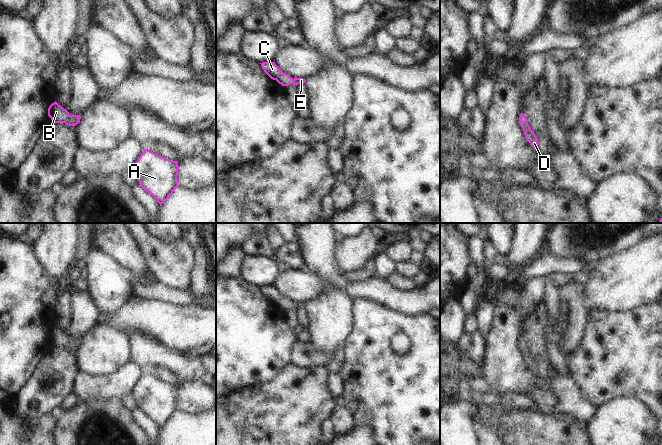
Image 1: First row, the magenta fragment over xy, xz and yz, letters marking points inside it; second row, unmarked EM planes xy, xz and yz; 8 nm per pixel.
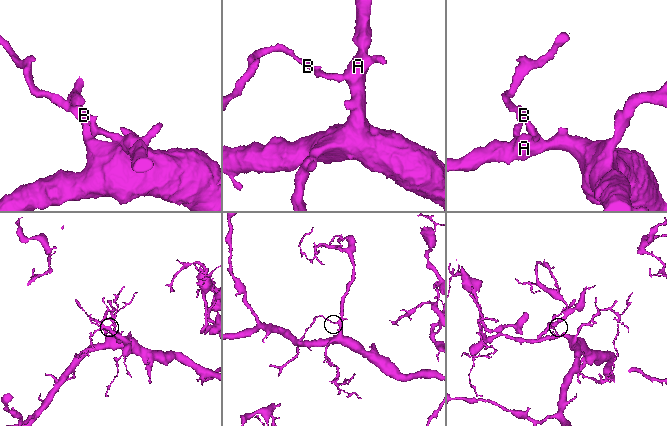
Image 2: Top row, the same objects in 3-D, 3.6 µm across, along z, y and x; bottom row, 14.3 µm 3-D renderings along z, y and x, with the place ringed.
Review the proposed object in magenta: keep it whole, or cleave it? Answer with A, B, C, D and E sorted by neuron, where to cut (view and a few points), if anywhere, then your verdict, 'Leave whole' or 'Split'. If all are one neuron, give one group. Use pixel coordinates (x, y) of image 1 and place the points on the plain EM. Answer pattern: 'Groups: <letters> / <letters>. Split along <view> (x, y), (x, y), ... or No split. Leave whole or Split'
Groups: A B C D E. No split. Leave whole.

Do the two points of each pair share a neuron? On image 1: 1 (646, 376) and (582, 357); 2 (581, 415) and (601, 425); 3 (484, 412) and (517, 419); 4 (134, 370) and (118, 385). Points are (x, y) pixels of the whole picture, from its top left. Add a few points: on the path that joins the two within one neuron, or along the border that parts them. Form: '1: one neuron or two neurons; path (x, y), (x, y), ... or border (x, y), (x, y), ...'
1: one neuron; path (630, 361), (598, 361)
2: two neurons; border (597, 409), (594, 417), (585, 426)
3: one neuron; path (492, 419), (509, 420)
4: one neuron; path (130, 374), (122, 382)

